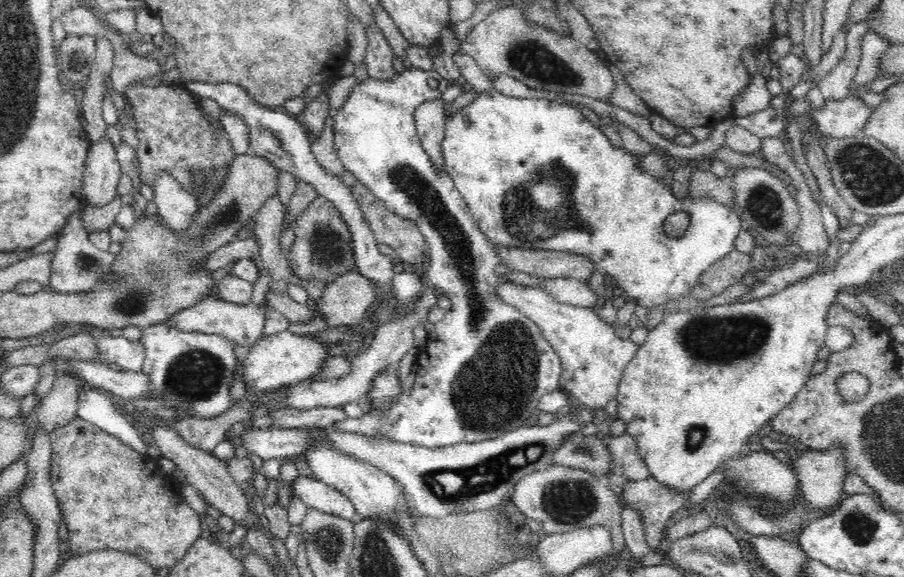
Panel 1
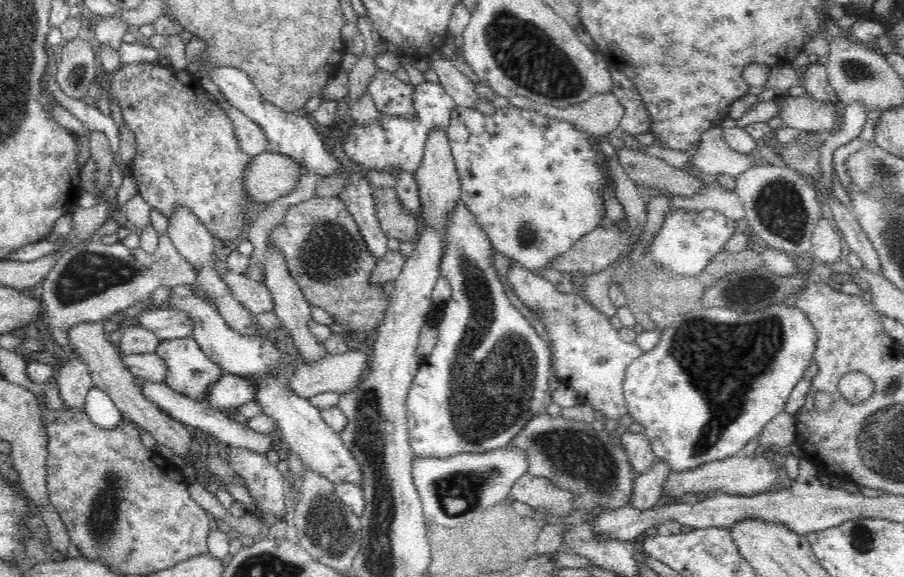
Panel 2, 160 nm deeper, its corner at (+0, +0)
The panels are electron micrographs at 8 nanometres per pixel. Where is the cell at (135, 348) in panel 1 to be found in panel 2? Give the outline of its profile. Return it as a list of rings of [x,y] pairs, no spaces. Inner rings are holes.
[[[118,352],[118,355],[122,357],[122,363],[134,376],[144,378],[150,382],[166,384],[168,367],[166,367],[162,358],[158,357],[158,353],[148,352],[148,354],[130,354],[128,356]]]

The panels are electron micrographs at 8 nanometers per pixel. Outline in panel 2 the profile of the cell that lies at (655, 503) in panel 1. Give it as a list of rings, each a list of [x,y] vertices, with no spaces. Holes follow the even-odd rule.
[[[738,454],[730,456],[726,460],[716,460],[716,462],[706,462],[700,467],[694,467],[684,472],[672,472],[666,482],[664,488],[660,492],[660,496],[680,497],[684,493],[690,492],[692,495],[713,495],[716,492],[723,492],[726,495],[742,495],[754,496],[760,492],[768,492],[772,486],[778,484],[778,466],[774,460],[770,458],[762,458],[752,456],[744,456]]]

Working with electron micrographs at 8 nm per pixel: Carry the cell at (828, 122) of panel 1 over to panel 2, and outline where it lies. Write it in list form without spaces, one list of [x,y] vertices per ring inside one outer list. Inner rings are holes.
[[[782,95],[777,100],[782,124],[796,130],[822,132],[836,127],[834,101],[820,102],[807,95]]]

